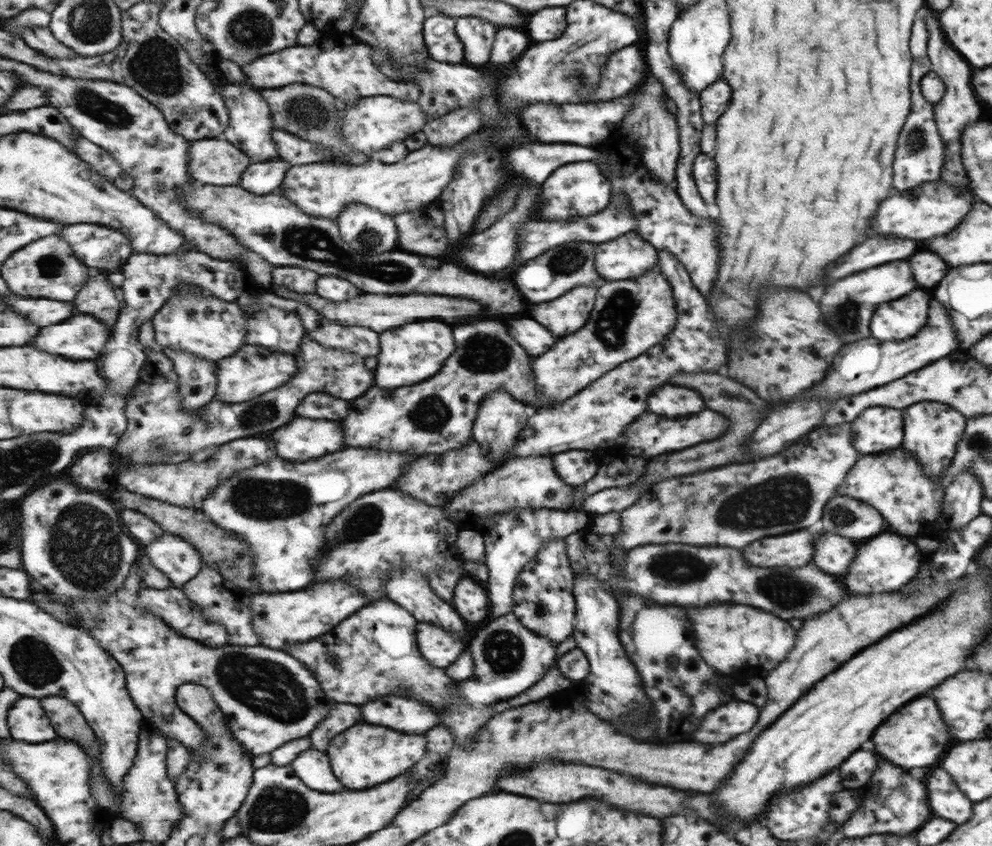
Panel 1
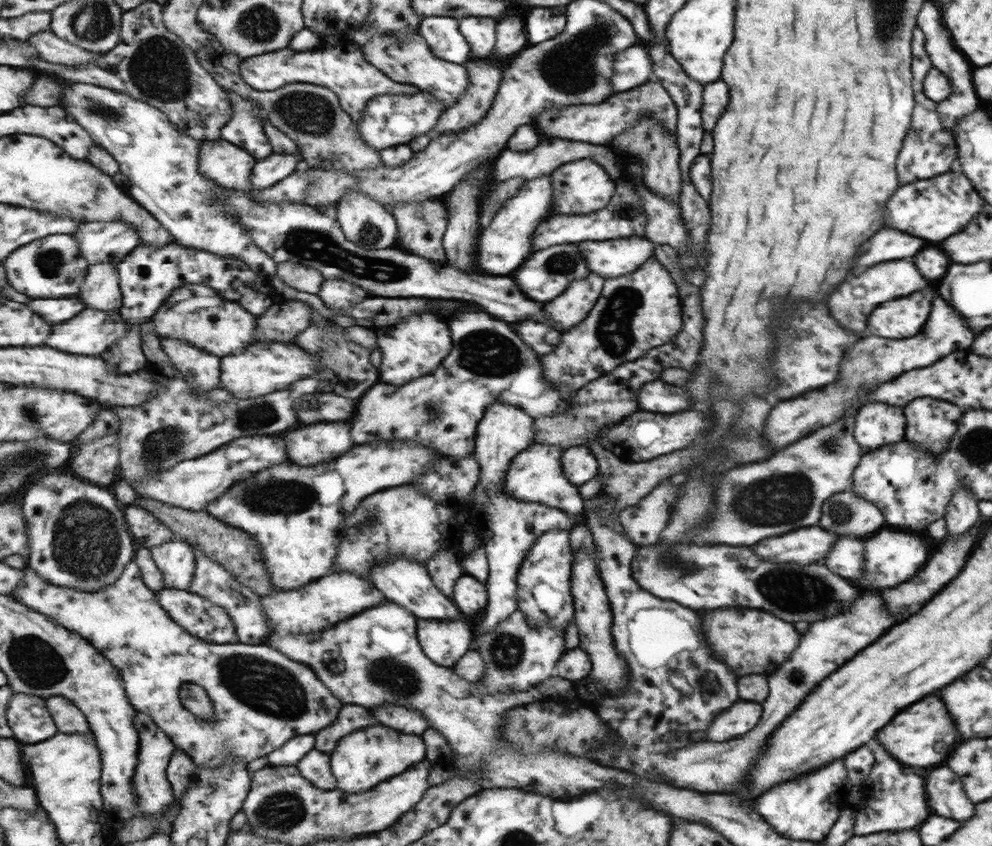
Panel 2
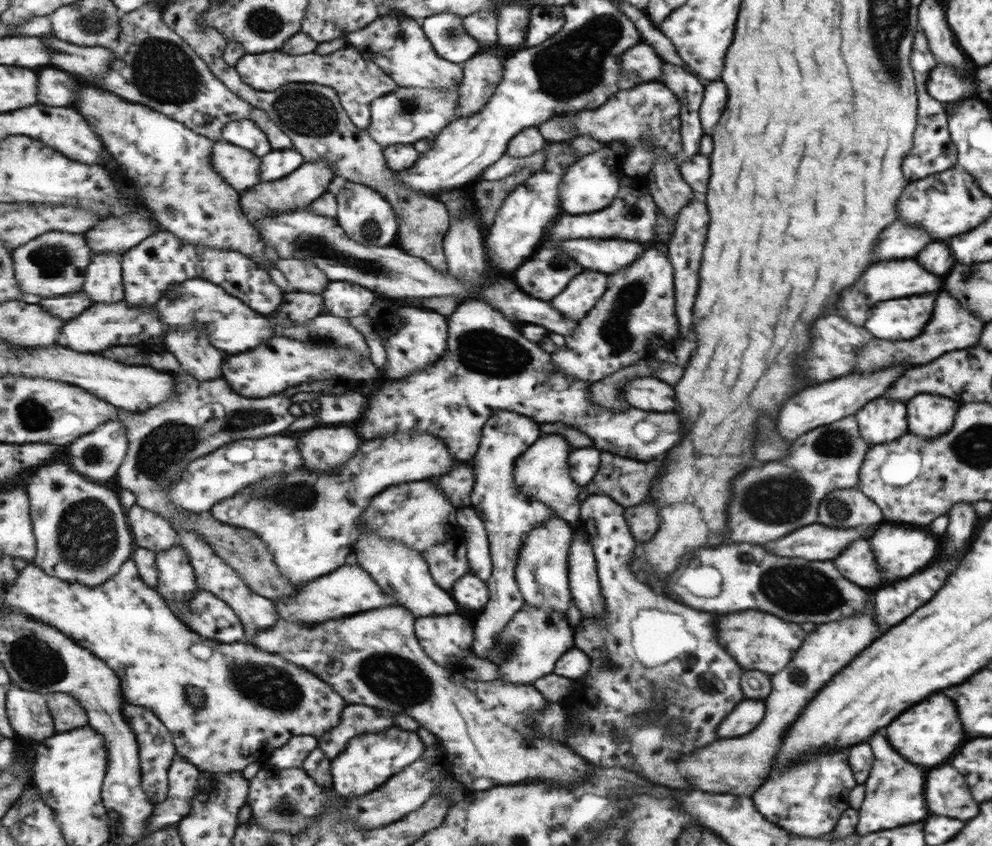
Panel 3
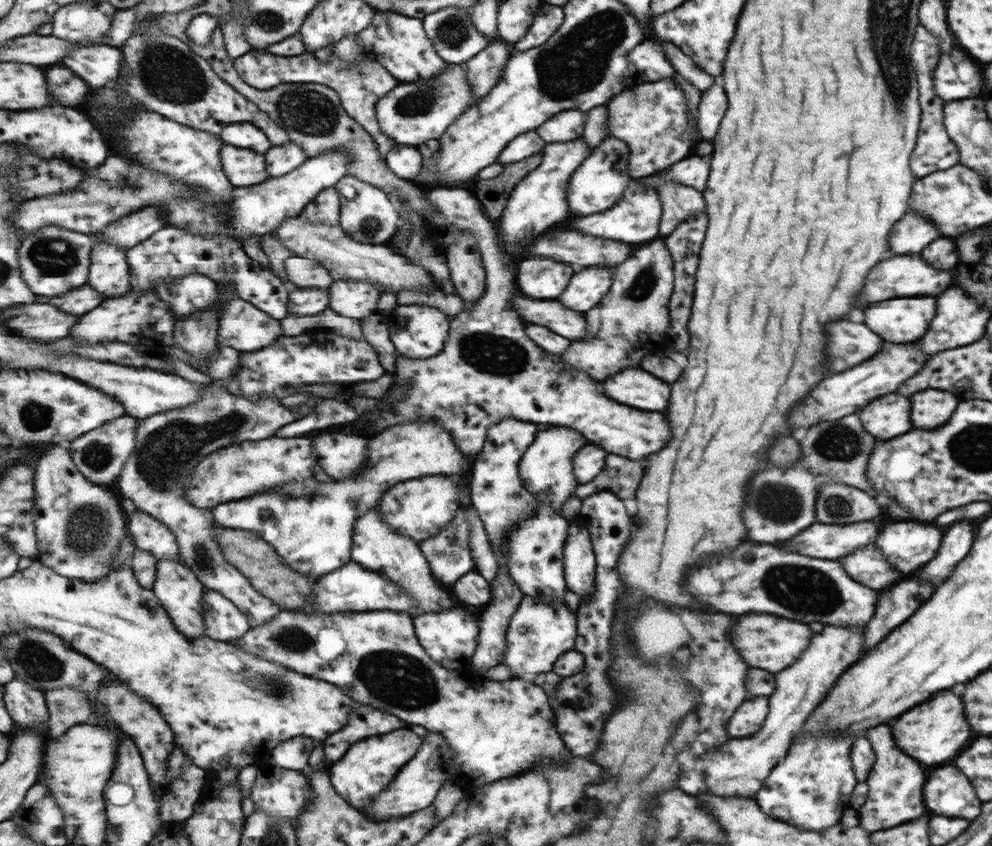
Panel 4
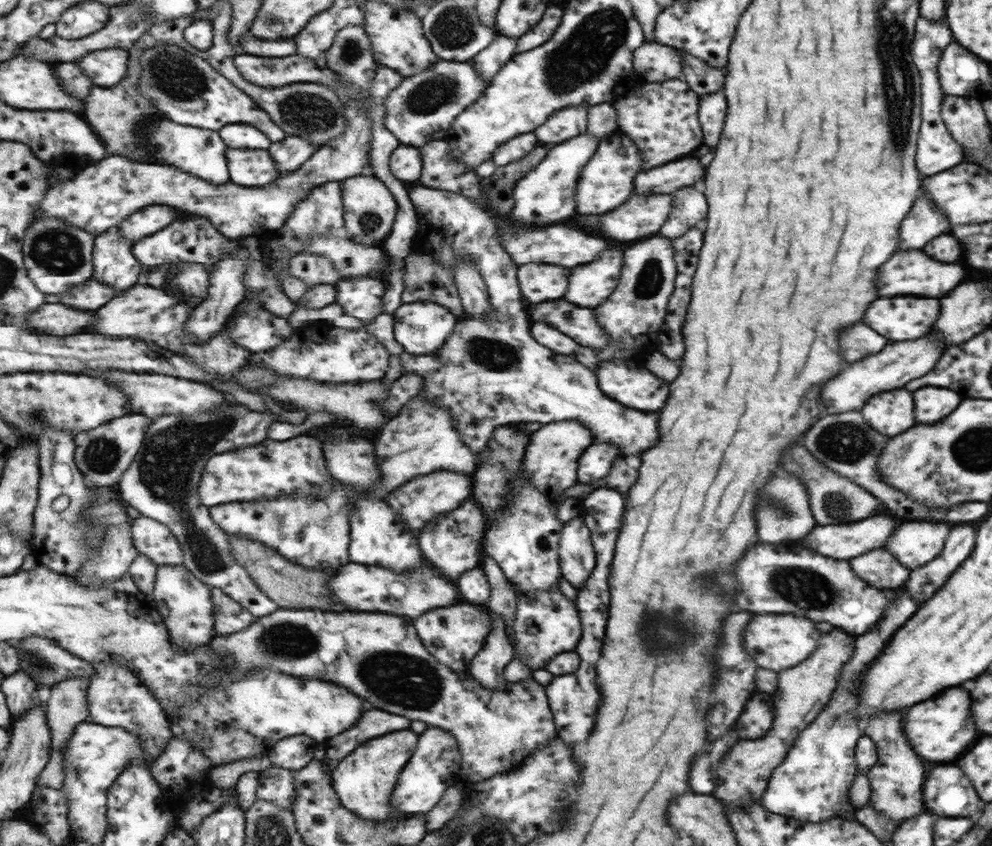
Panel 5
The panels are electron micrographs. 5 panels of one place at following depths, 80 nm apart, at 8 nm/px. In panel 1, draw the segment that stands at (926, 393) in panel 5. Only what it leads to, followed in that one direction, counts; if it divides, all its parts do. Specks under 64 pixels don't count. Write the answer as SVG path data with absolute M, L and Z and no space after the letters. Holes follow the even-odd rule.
M927 400L912 404L900 411L903 413L904 422L904 440L900 448L912 454L912 458L923 467L927 477L932 476L935 479L936 476L942 476L956 455L956 446L964 435L967 420L947 404Z

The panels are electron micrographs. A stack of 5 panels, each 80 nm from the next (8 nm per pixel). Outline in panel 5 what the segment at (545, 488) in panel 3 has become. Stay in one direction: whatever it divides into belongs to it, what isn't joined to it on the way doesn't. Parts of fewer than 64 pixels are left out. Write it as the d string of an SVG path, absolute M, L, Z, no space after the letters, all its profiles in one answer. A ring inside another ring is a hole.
M563 420L541 425L538 430L531 433L528 445L524 449L522 468L525 468L528 476L532 478L533 485L540 490L551 502L556 501L557 496L573 487L578 481L577 460L595 442L593 432L588 426L581 425L580 421Z

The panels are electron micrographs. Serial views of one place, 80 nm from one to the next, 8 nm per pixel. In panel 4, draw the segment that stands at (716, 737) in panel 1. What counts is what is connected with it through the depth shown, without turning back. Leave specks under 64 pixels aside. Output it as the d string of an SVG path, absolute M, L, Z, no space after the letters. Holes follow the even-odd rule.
M753 698L743 702L727 720L727 734L731 736L747 736L753 734L767 714L767 698Z

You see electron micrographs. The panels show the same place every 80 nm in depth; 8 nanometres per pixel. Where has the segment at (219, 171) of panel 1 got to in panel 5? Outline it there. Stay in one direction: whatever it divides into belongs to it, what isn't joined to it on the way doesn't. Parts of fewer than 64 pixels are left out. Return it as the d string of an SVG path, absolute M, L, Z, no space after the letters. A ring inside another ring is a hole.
M228 147L228 166L231 180L244 187L267 186L288 174L275 168L276 161L265 149L235 150Z

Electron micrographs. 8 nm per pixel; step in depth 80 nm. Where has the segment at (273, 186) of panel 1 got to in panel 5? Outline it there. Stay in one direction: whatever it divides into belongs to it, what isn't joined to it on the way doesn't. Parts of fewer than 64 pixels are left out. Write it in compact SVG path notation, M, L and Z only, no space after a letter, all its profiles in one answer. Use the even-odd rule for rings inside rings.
M288 136L284 141L272 144L269 152L273 152L273 160L280 172L299 170L317 152L312 140L303 136Z

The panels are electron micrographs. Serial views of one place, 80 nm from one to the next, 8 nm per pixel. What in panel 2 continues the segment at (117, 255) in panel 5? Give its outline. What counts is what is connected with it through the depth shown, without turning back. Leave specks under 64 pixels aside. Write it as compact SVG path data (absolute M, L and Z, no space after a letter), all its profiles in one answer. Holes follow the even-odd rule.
M93 264L85 278L81 300L89 308L117 312L124 306L119 272L115 264Z

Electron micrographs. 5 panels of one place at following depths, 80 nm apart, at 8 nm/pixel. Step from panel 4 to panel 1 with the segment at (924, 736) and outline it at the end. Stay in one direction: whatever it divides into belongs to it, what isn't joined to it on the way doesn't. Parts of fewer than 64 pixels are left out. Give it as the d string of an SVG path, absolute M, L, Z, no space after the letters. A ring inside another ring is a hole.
M921 698L913 700L913 704L905 704L905 708L899 708L893 716L889 716L887 724L881 724L881 728L877 728L877 736L873 736L871 742L879 756L885 756L885 760L893 760L893 764L897 766L923 768L943 756L949 744L949 736L935 708L935 702L931 698Z

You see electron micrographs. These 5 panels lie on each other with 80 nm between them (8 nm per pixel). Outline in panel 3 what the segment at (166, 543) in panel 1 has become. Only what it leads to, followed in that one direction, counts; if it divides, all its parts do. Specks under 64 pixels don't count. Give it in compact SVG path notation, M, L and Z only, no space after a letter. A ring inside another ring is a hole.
M180 543L173 546L171 551L159 552L157 555L157 567L160 570L160 577L158 582L159 592L174 610L177 616L186 624L184 620L184 610L189 609L192 611L190 604L191 599L195 599L196 594L199 592L199 584L197 584L196 569L192 565L191 556L182 547Z

